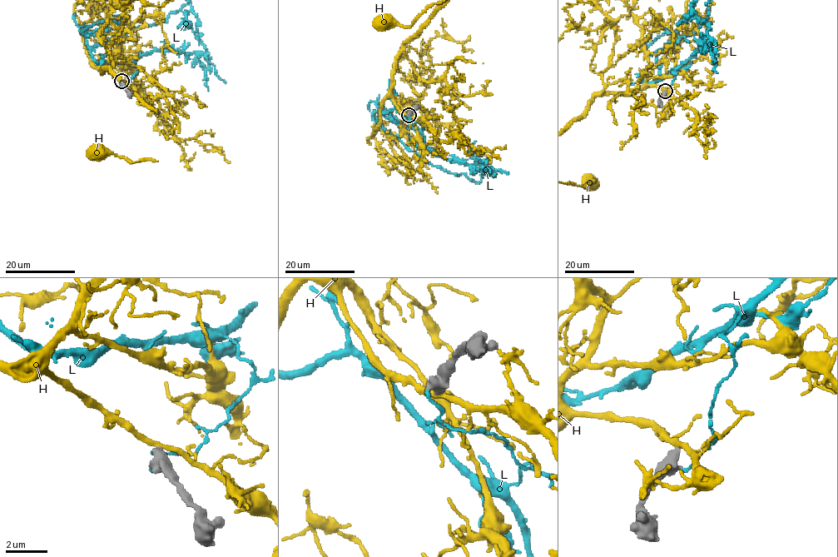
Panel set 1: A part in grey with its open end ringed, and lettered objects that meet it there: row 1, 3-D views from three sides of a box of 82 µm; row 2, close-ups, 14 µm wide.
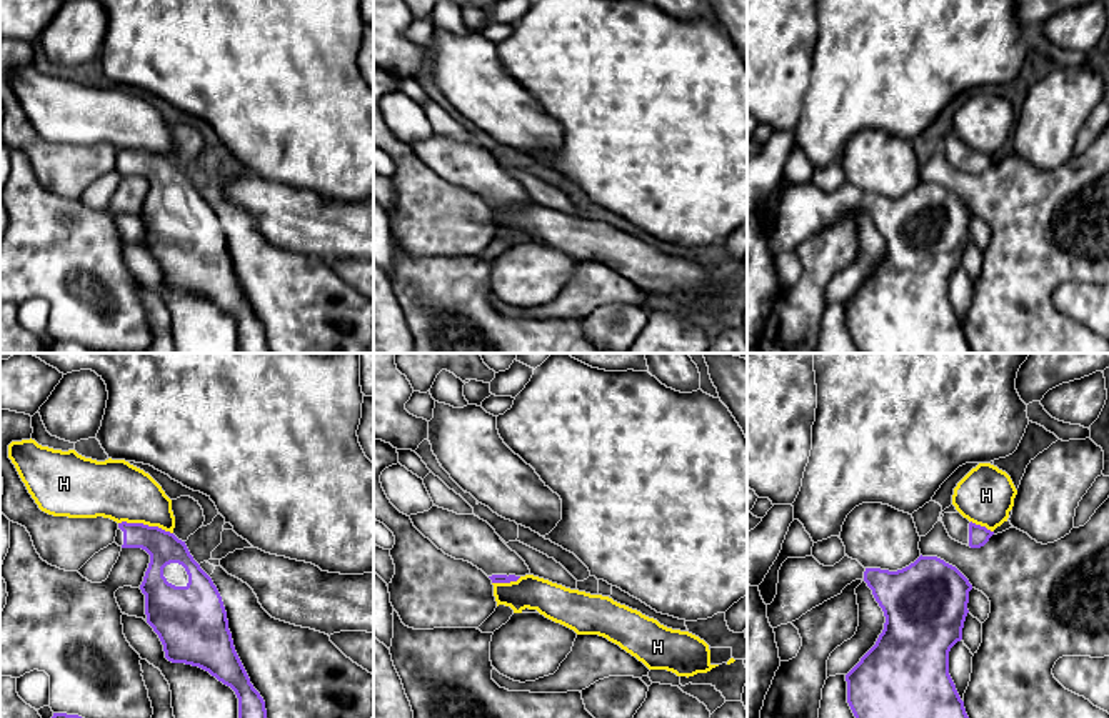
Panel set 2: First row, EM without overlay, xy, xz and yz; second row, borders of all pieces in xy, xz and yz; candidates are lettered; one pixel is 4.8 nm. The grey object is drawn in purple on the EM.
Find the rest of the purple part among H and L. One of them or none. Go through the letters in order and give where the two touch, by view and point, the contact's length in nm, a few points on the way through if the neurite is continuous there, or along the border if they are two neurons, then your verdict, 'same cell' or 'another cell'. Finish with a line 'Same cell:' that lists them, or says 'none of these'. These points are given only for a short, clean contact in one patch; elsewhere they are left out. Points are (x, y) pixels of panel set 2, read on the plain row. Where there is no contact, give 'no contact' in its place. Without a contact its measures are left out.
H: xy (145, 152) | 280 nm | along xy (119, 149), (142, 149), (172, 160) | another cell
L: no contact | another cell
Same cell: none of these

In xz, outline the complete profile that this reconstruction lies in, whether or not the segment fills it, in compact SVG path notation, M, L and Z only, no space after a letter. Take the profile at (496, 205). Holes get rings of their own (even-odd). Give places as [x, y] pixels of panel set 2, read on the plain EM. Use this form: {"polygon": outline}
{"polygon": "M434 132L429 138L410 142L410 147L439 177L455 187L472 190L492 210L510 210L530 202L525 188L475 142L457 142Z"}

